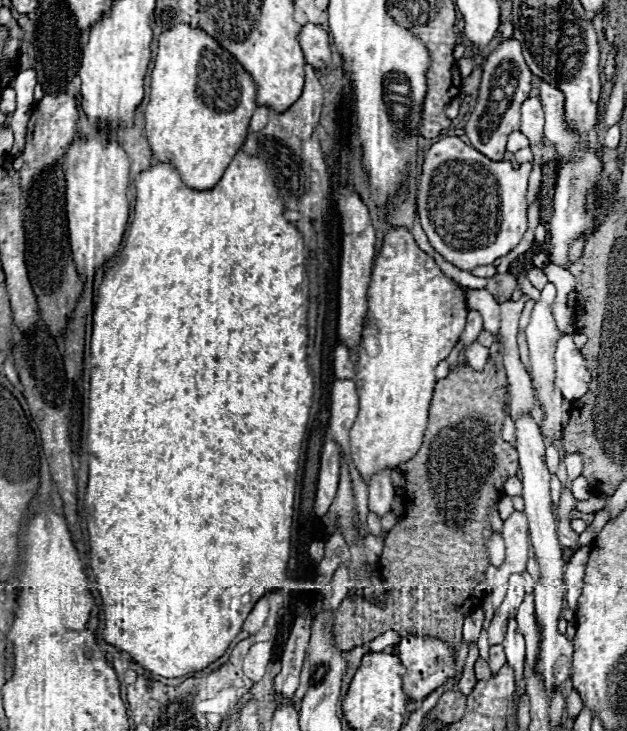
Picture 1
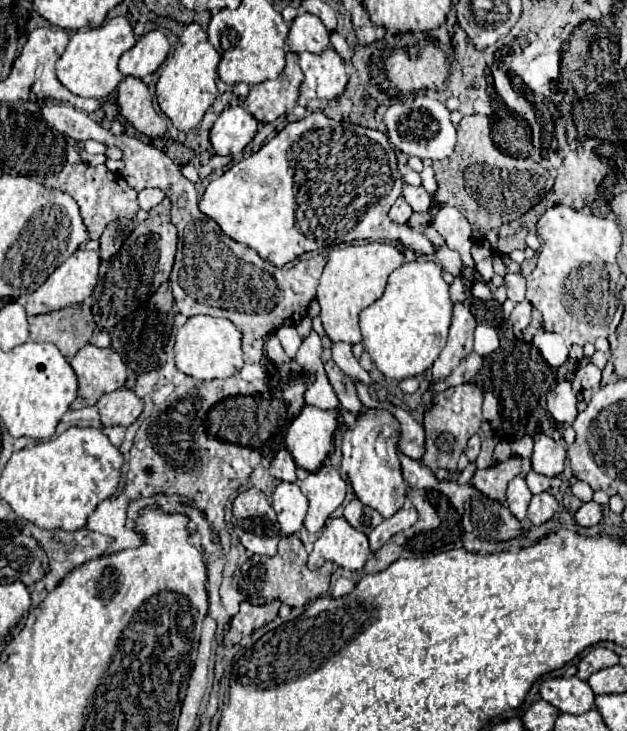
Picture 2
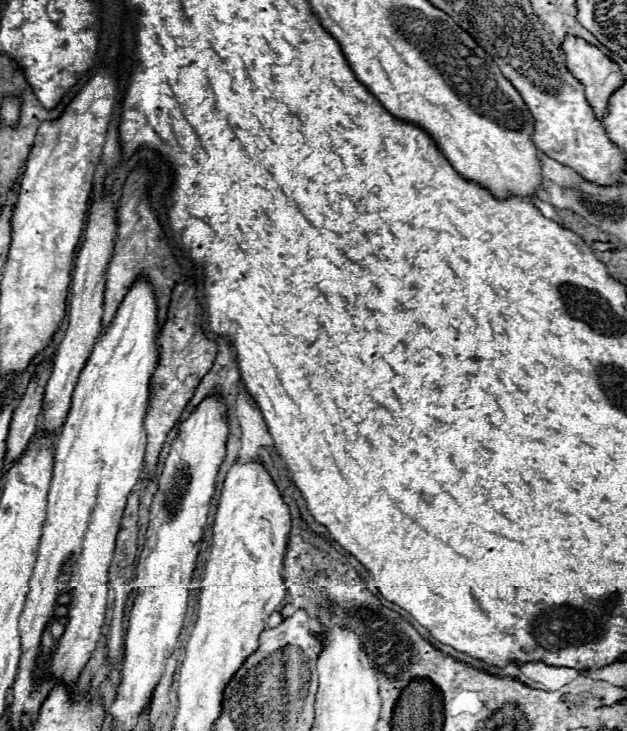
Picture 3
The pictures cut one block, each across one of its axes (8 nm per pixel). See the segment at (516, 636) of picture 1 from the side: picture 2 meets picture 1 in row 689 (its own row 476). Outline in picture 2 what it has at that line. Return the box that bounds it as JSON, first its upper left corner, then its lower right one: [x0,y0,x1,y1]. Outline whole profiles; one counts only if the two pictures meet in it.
[506,476,532,520]

